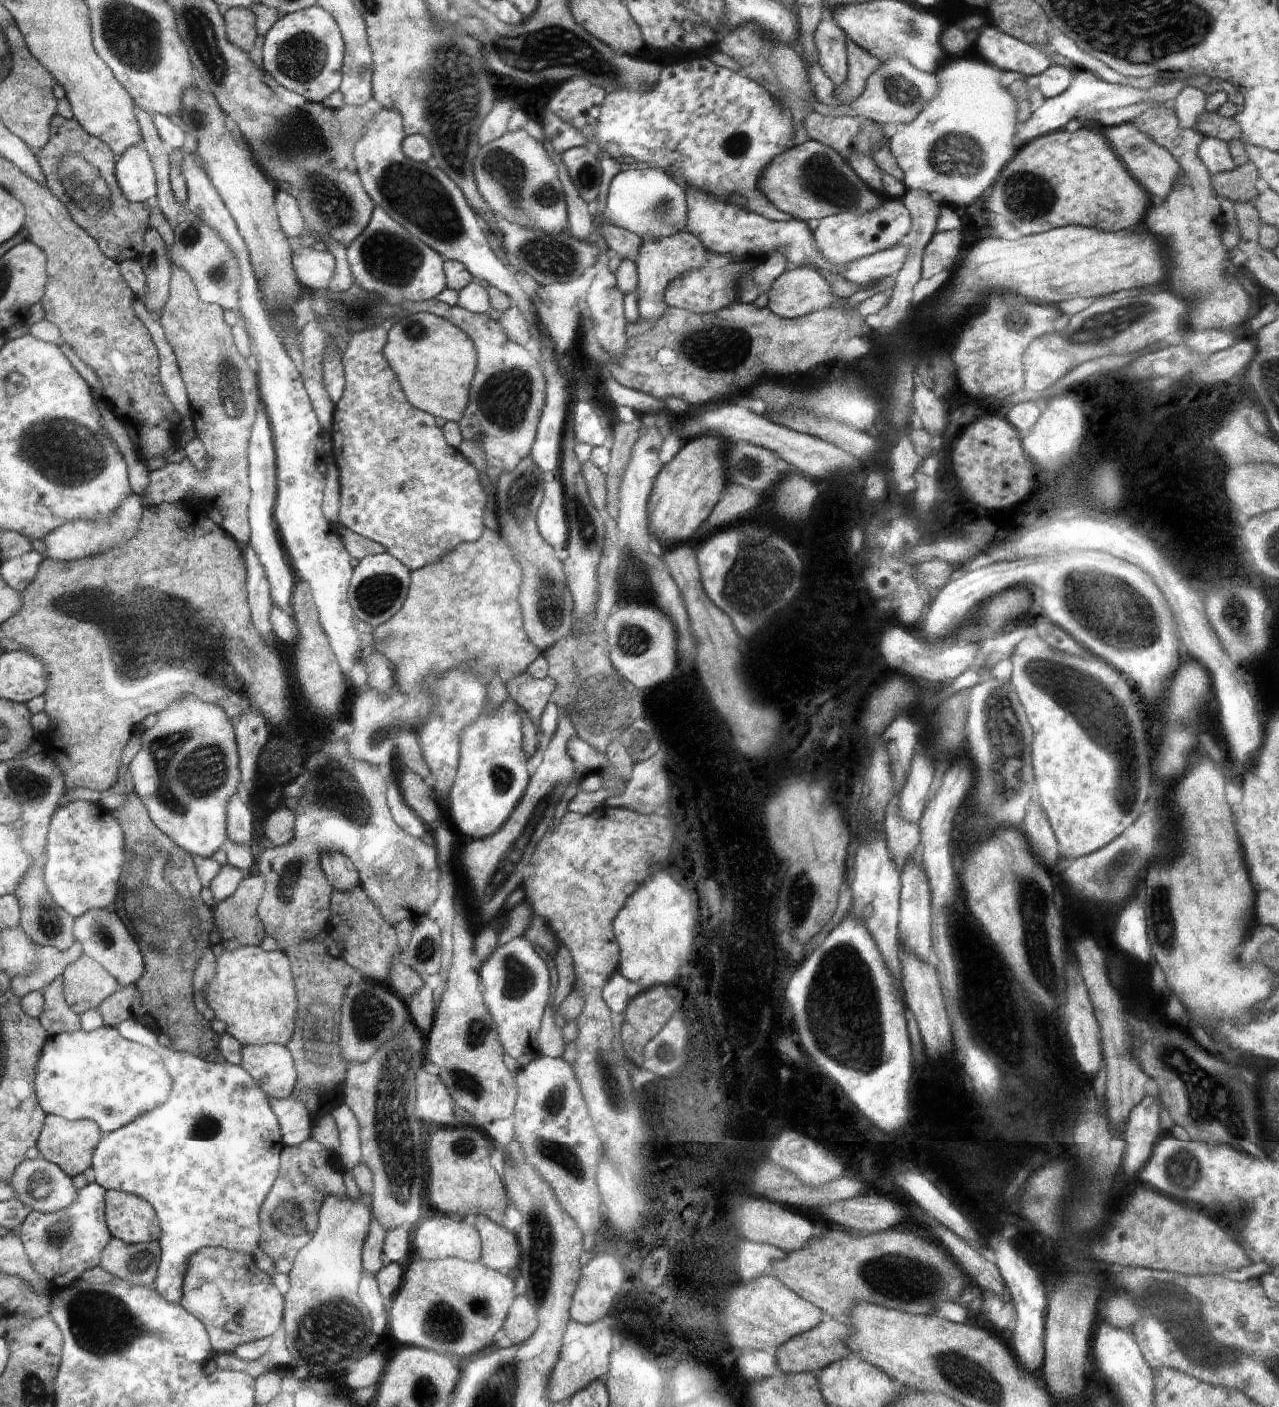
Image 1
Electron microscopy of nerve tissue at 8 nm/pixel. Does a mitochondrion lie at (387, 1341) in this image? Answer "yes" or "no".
no

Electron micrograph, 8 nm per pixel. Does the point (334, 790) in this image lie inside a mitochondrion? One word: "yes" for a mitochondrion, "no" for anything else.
yes

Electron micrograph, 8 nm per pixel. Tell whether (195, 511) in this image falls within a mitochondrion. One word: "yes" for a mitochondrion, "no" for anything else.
no

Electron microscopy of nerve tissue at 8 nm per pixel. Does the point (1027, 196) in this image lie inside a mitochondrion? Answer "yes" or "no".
yes

